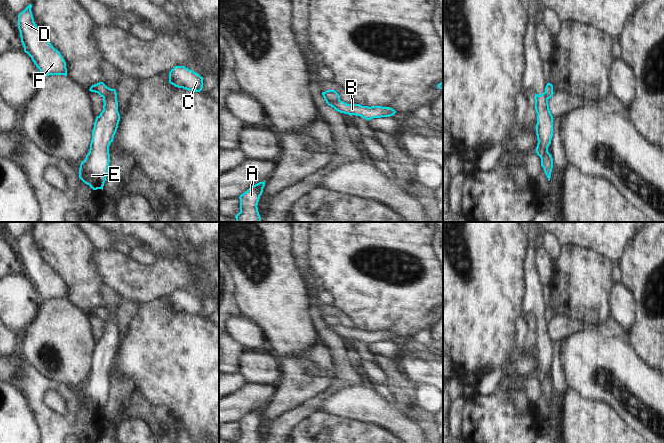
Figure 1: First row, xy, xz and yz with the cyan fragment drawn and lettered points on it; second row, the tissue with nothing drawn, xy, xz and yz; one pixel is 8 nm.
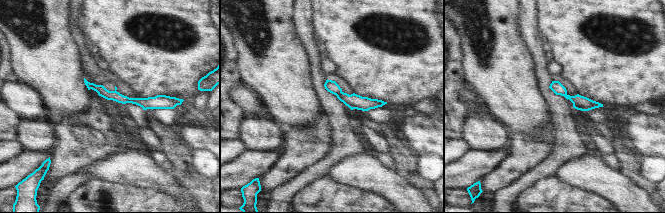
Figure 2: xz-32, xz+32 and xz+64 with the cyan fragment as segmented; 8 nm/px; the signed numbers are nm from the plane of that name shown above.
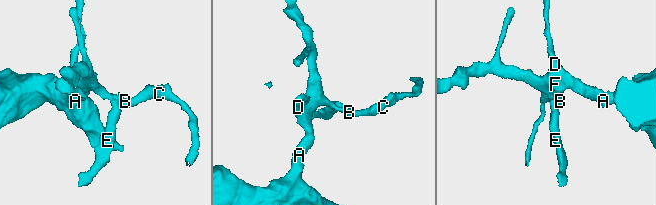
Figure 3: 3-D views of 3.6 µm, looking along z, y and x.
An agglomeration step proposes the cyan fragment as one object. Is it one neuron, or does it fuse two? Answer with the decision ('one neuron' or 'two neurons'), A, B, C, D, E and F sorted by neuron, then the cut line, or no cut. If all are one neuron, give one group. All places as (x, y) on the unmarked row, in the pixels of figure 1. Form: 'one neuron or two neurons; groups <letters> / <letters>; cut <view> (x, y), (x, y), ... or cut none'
two neurons; groups A B C D F / E; cut xz (324, 321), (333, 325), (339, 324)

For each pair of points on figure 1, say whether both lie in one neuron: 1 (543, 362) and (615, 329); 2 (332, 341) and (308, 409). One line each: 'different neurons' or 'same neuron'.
1: different neurons
2: same neuron

